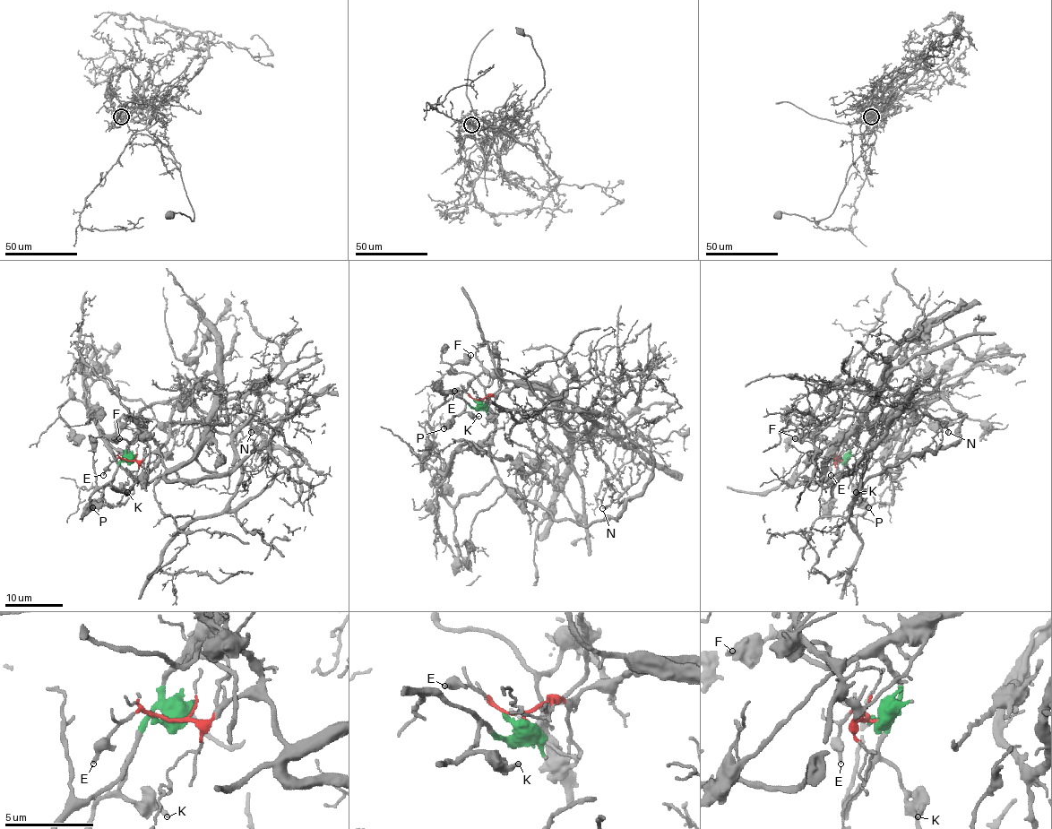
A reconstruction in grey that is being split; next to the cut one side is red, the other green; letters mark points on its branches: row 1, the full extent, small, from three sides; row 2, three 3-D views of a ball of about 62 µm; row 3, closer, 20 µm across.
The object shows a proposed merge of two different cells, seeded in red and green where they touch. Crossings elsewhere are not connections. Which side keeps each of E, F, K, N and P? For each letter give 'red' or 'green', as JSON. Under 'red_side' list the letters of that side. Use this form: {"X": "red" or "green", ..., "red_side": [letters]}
{"E": "red", "F": "green", "K": "green", "N": "red", "P": "green", "red_side": ["E", "N"]}

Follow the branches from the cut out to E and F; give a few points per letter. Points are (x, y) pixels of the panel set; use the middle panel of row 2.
E: (480, 401), (454, 391)
F: (480, 402), (478, 410), (486, 400), (485, 386), (473, 375), (452, 369), (455, 364), (470, 355)

